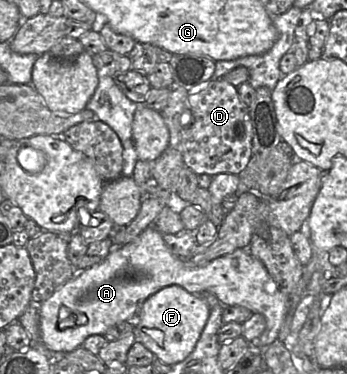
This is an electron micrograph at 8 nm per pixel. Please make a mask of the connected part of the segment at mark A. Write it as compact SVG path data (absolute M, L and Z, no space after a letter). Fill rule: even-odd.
M153 225L149 226L132 242L112 251L101 262L78 271L70 280L60 286L40 305L40 334L44 346L52 353L68 353L82 346L90 335L104 335L113 325L123 321L135 321L145 300L160 289L178 285L190 293L210 291L223 304L241 305L253 313L261 313L266 318L266 327L262 334L249 344L265 346L273 343L289 311L289 298L278 288L264 264L242 248L220 256L204 266L186 265L182 258L175 256L163 241L161 234Z

